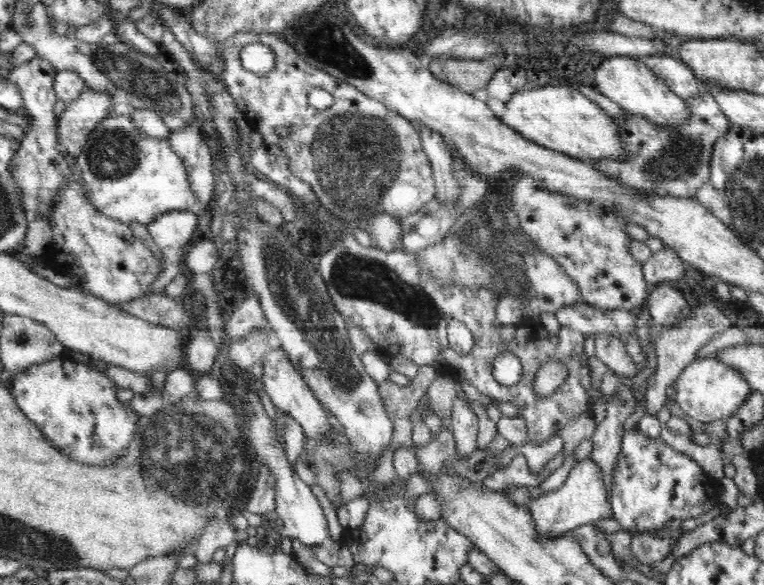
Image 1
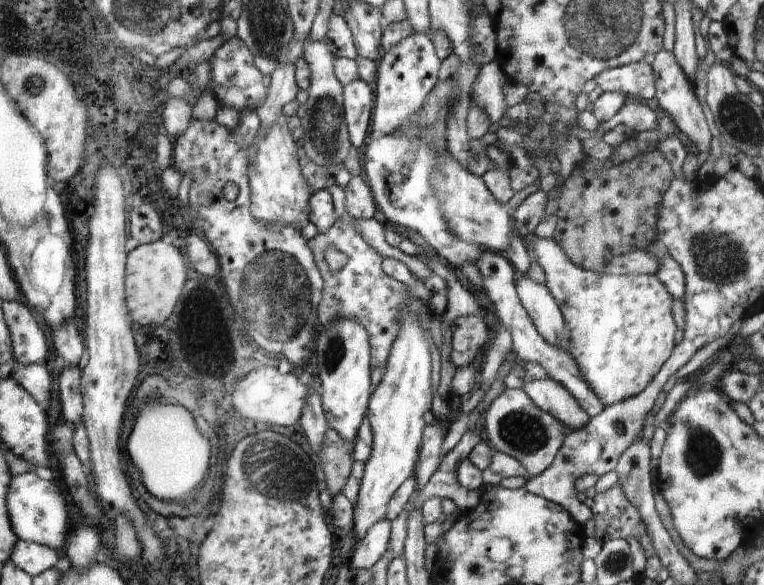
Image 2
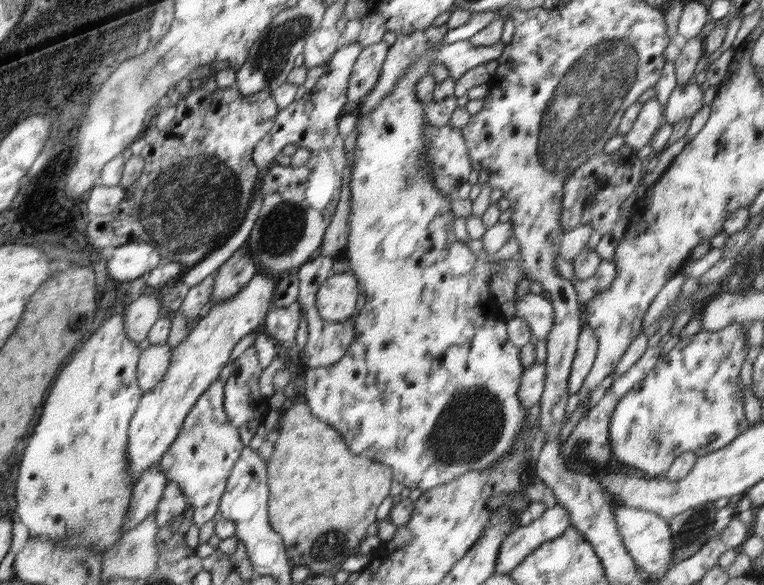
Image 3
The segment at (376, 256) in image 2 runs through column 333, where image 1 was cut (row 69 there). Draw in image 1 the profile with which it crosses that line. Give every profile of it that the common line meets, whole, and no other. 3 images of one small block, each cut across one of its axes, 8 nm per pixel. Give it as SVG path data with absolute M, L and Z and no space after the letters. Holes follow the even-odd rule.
M238 32L236 36L218 43L217 49L224 64L223 80L228 87L228 97L234 99L240 111L253 124L253 128L262 134L268 145L280 147L288 155L288 169L294 176L308 183L312 192L316 192L316 200L322 207L328 208L330 214L354 220L354 218L370 218L380 213L388 213L394 217L404 217L422 209L430 203L436 194L433 181L433 168L424 152L421 138L414 126L396 112L387 109L381 102L359 92L354 86L338 81L328 72L313 68L297 54L297 50L286 44L280 35L250 34ZM250 42L260 43L274 50L276 64L266 75L258 75L244 69L241 53ZM320 88L333 96L333 104L326 110L318 110L308 103L308 93ZM286 127L289 135L286 138L276 134L276 129Z

